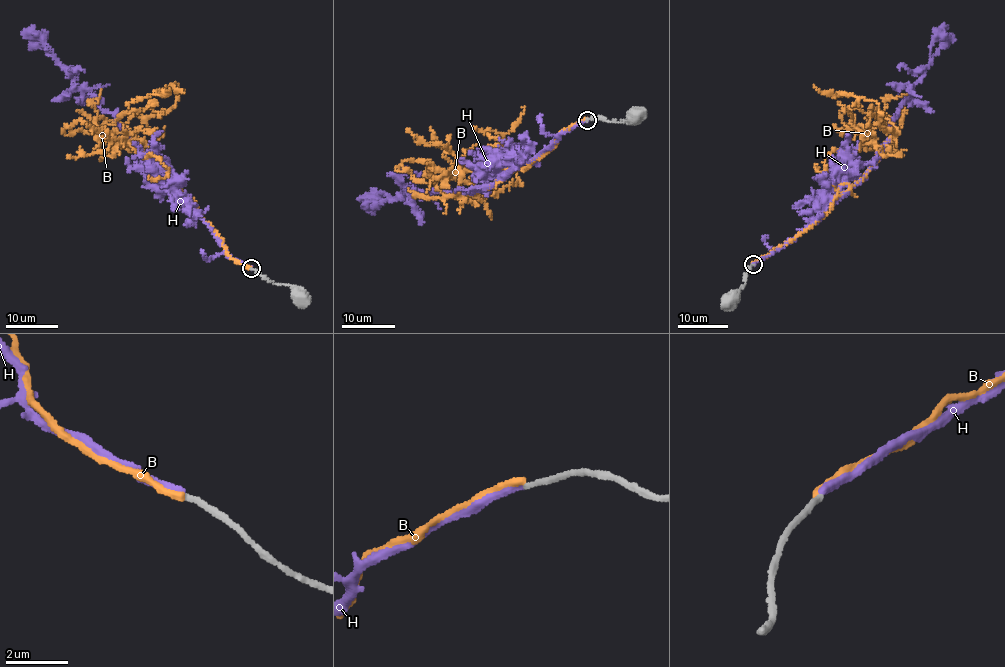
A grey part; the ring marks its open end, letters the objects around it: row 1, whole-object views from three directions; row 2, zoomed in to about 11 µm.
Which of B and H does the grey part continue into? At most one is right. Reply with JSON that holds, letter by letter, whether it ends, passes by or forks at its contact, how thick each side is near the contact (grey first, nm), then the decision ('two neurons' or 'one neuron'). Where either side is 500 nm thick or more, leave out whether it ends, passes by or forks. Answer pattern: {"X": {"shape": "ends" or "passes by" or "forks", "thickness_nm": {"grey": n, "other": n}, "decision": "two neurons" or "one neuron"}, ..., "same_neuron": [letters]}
{"B": {"shape": "ends", "thickness_nm": {"grey": 190, "other": 200}, "decision": "one neuron"}, "H": {"shape": "ends", "thickness_nm": {"grey": 190, "other": 280}, "decision": "two neurons"}, "same_neuron": ["B"]}

